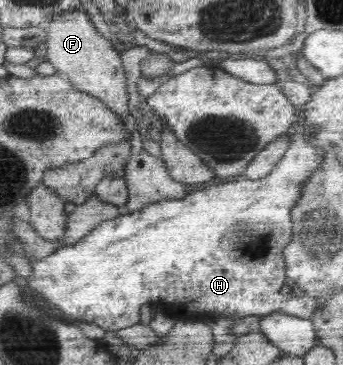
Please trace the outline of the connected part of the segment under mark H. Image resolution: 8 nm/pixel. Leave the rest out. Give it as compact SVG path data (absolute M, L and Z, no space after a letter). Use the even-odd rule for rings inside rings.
M278 80L283 93L294 105L299 115L298 126L293 141L290 142L285 155L275 164L269 175L261 179L247 179L243 175L227 180L225 183L214 184L203 190L196 190L181 199L169 199L149 204L140 211L120 215L116 219L105 221L95 227L92 233L74 245L61 247L48 257L32 263L33 274L26 279L25 289L37 293L40 301L49 307L57 307L65 317L95 323L99 327L113 332L125 327L139 324L141 305L155 303L156 309L167 317L174 317L177 322L181 319L195 317L251 317L251 315L266 316L275 312L295 315L303 319L317 311L314 299L294 298L279 291L287 283L284 255L281 255L281 241L294 239L292 235L292 210L295 203L301 199L301 185L309 179L319 165L323 163L325 150L307 142L307 134L303 132L305 121L305 103L309 103L315 92L309 85L295 80ZM275 223L279 227L279 255L259 257L251 261L233 261L225 249L223 239L225 233L241 233L245 227Z

